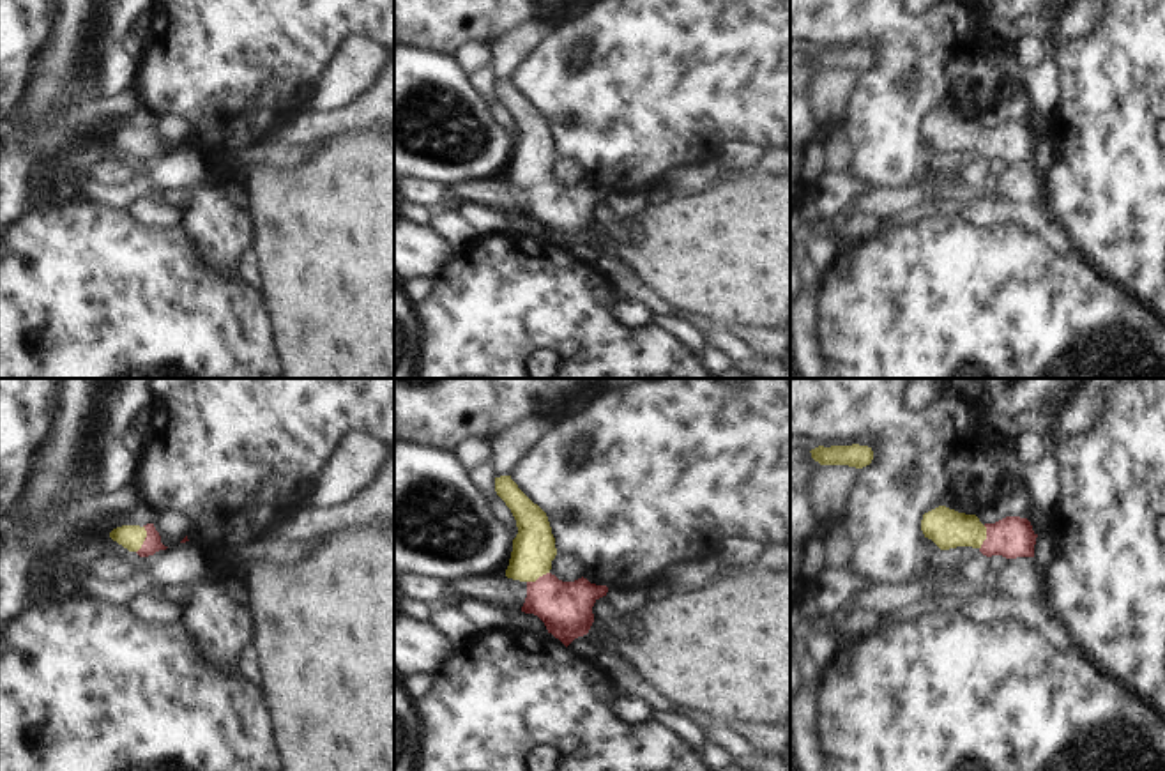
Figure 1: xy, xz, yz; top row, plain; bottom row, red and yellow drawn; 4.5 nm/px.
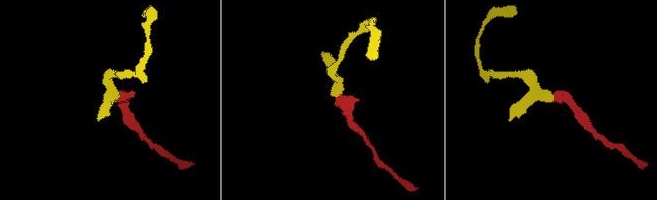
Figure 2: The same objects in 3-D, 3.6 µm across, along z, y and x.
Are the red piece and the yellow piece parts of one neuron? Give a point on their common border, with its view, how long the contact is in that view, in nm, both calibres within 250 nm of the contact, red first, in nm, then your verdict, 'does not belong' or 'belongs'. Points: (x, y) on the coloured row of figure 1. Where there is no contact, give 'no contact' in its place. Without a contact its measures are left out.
xy (145, 540) | 130 nm | 80/110 nm | belongs

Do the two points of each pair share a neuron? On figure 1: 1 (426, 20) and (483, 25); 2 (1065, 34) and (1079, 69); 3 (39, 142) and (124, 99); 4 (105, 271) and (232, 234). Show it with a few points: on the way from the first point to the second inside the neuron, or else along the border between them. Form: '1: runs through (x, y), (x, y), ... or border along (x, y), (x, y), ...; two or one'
1: runs through (441, 20), (451, 20), (462, 30), (469, 30); one
2: border along (1100, 18), (1086, 34), (1066, 41), (1056, 57); two
3: runs through (60, 131), (83, 126), (103, 114); one
4: border along (181, 225), (197, 253), (214, 271), (223, 273); two

